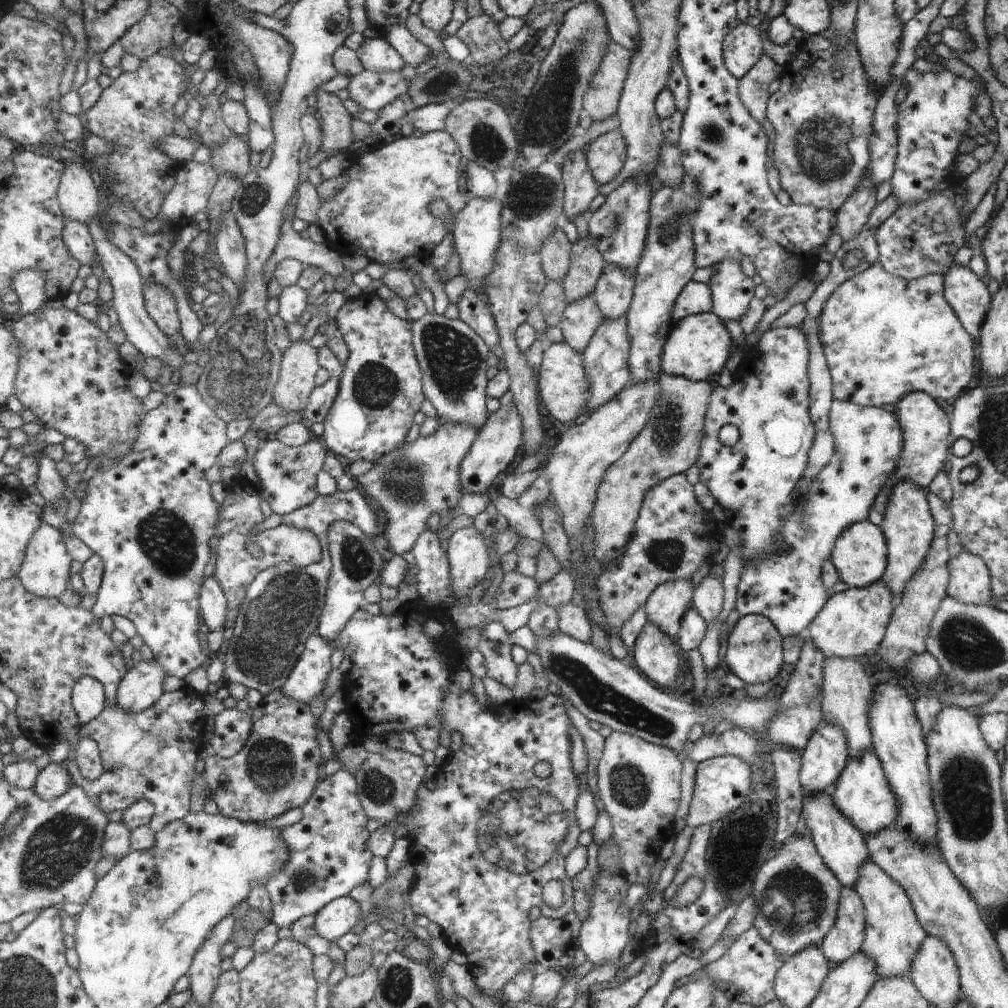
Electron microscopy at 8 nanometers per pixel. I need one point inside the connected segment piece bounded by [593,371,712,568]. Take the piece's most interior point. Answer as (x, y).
(670, 445)

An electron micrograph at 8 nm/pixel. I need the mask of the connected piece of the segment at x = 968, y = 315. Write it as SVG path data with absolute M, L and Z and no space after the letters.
M953 263L945 272L943 283L944 298L956 313L956 318L972 338L978 338L992 302L986 282L968 266Z

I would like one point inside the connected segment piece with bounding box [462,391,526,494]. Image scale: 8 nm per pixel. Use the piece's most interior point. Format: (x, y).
(503, 436)

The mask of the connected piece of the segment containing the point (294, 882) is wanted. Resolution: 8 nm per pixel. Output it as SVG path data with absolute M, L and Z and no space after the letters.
M345 768L335 775L324 777L316 788L312 800L303 806L303 817L295 825L282 828L282 836L288 844L290 862L270 878L270 889L274 906L274 923L278 928L291 928L296 920L308 915L317 915L328 904L340 897L350 896L352 890L368 882L371 861L374 860L374 852L369 845L371 832L368 830L367 810L360 800L360 787L356 775L351 774Z

